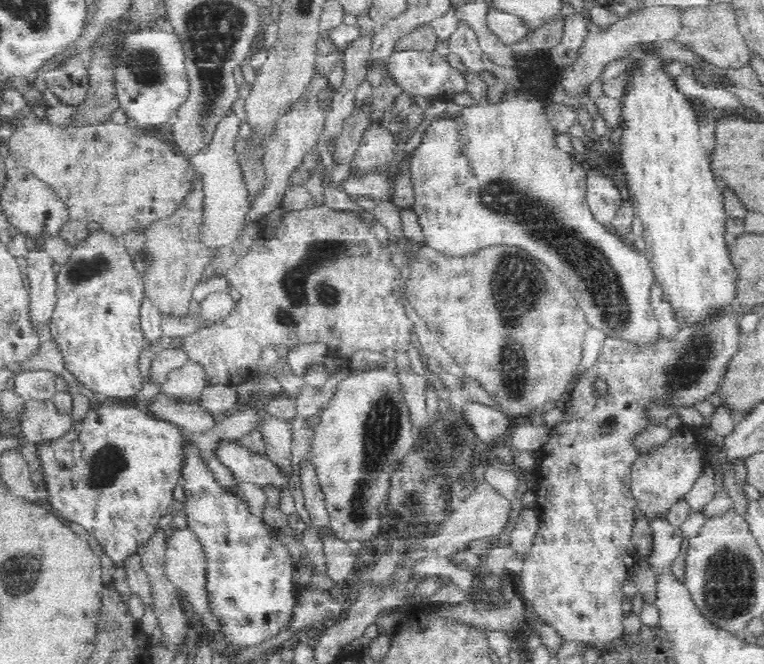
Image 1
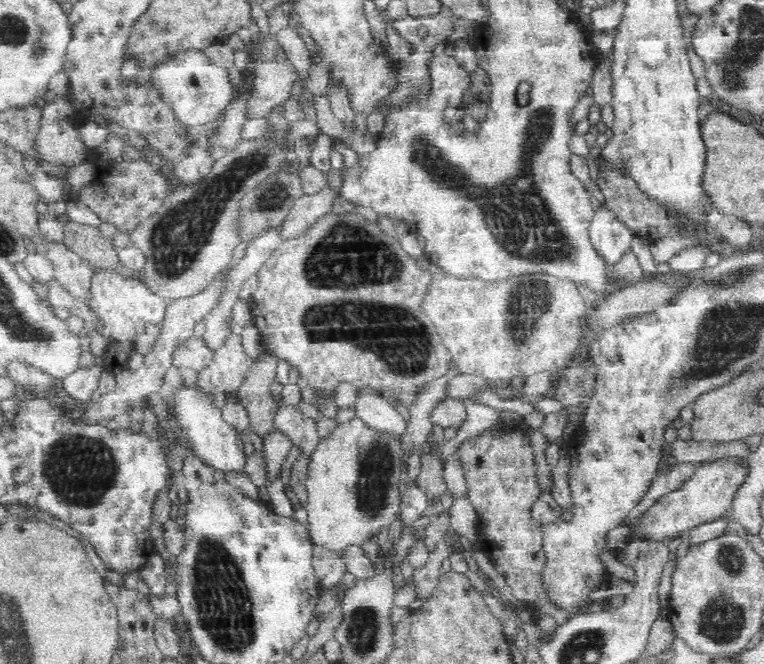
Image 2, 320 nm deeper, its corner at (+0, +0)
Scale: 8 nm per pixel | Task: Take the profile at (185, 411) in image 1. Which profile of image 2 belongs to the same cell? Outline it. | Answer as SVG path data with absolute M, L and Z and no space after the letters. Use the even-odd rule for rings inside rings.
M289 401L281 402L272 427L274 431L290 439L293 446L298 446L302 455L308 460L322 440L317 432L315 420L304 417L298 406Z

